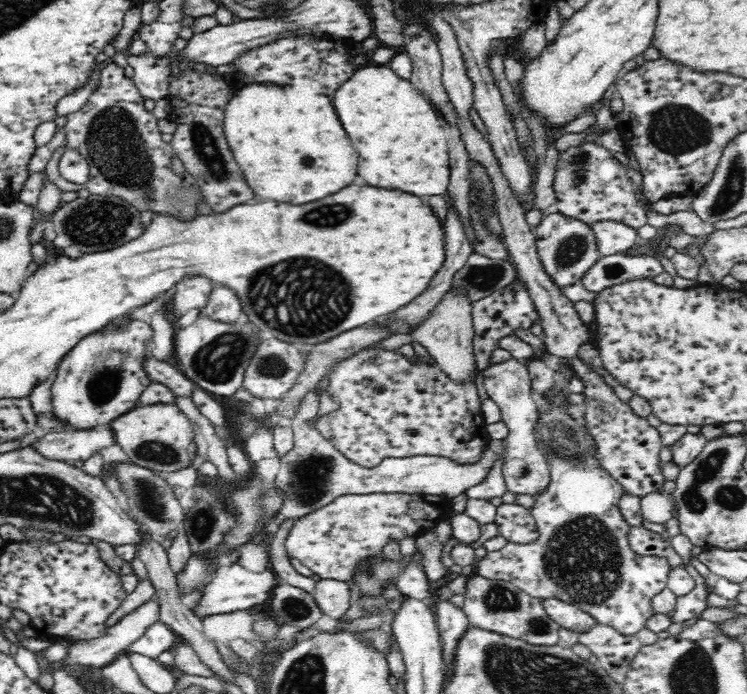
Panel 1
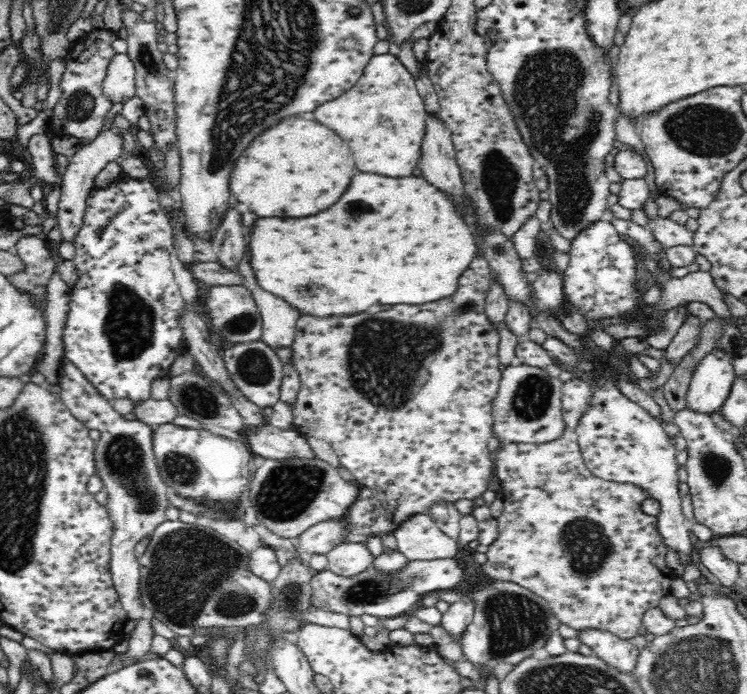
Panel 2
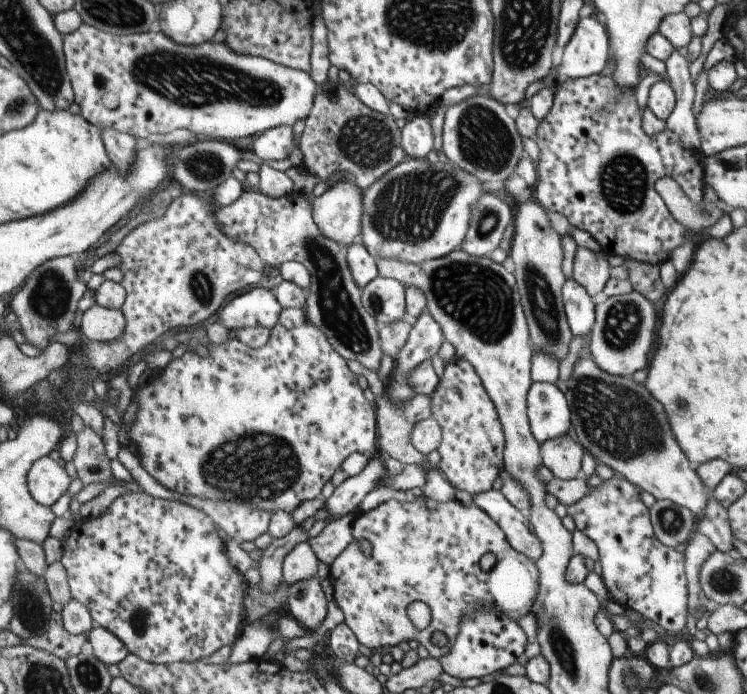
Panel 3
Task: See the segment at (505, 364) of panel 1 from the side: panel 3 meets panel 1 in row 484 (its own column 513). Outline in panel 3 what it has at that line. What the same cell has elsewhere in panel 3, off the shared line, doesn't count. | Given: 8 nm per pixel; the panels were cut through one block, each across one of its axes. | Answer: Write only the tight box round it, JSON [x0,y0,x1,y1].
[472,490,544,561]

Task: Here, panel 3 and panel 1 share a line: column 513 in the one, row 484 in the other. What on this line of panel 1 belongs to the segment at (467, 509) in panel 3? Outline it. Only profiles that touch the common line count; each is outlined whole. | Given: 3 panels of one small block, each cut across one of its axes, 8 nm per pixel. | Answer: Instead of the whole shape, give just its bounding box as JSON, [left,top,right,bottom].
[475,444,672,635]

